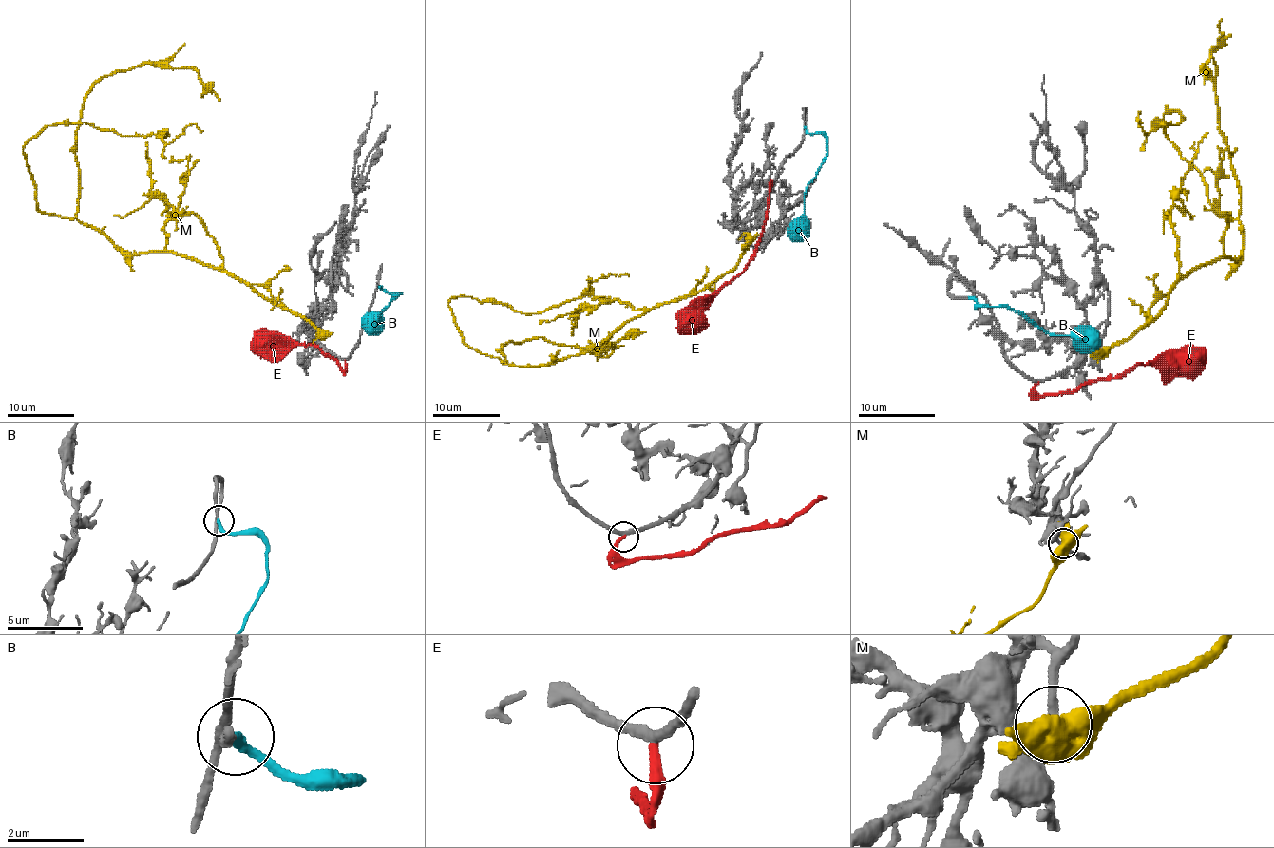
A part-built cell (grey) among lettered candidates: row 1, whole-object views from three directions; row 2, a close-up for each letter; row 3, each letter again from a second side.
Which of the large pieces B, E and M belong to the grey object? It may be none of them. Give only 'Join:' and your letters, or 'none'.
Join: B

